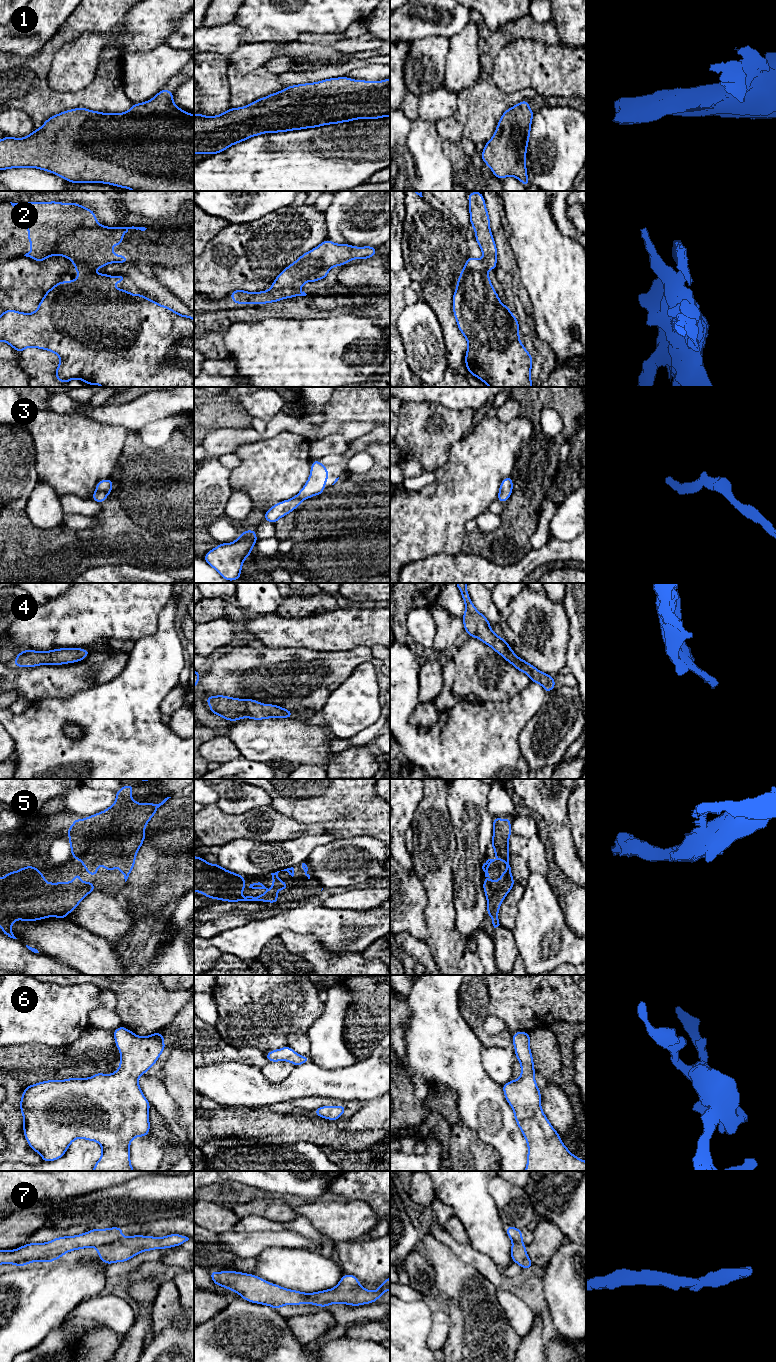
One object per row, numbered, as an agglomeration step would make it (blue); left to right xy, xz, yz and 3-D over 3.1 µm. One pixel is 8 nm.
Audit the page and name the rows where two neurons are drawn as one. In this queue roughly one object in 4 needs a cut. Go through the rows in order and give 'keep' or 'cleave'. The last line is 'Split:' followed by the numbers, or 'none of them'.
1: keep
2: cleave
3: keep
4: keep
5: keep
6: keep
7: cleave
Split: 2, 7

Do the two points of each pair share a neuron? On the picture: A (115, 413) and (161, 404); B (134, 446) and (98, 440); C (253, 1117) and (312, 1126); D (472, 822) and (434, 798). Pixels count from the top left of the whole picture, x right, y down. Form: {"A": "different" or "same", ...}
{"A": "same", "B": "different", "C": "same", "D": "different"}

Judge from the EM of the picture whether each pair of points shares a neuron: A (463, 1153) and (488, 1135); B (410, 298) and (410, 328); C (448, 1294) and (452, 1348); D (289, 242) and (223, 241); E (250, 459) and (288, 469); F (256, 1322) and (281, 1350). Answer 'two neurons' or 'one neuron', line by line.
A: two neurons
B: two neurons
C: one neuron
D: one neuron
E: one neuron
F: one neuron

